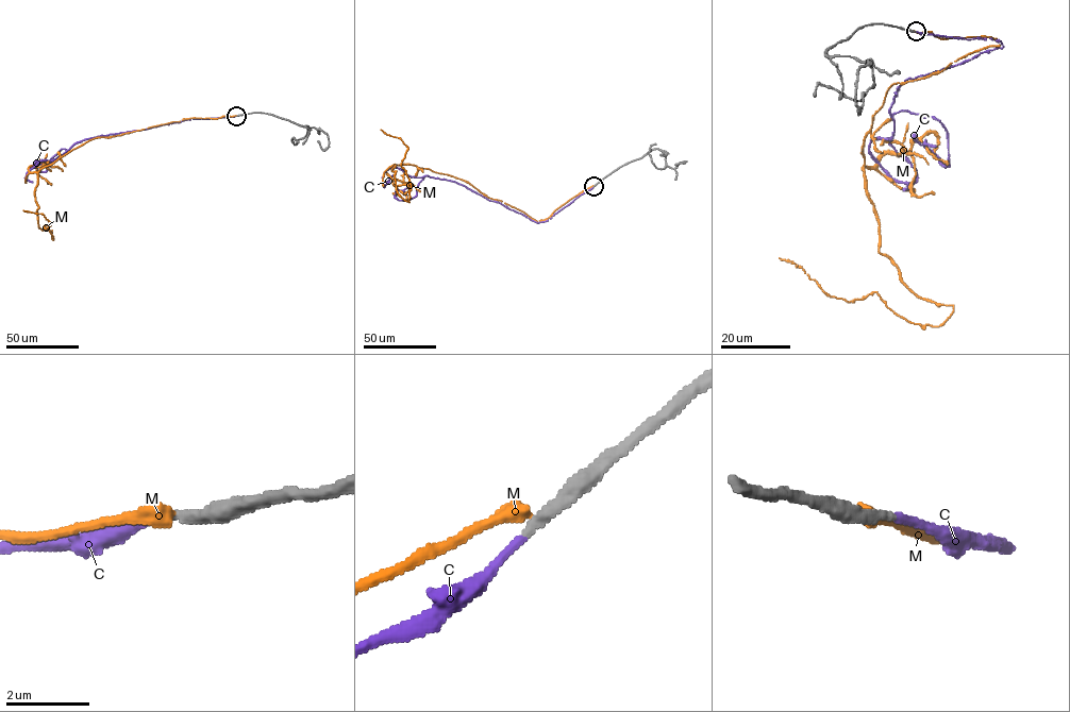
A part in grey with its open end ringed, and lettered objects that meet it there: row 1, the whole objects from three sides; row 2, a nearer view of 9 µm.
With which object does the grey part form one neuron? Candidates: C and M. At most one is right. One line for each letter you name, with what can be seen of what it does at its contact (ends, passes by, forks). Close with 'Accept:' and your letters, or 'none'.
C: it ends
Accept: C

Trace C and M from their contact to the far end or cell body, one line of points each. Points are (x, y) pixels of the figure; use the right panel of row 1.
C: (916, 31), (1003, 45), (898, 88), (892, 135), (869, 152), (913, 183), (887, 137)
M: (914, 31), (999, 45), (892, 84), (862, 148), (879, 251), (953, 311), (914, 324), (779, 257)

